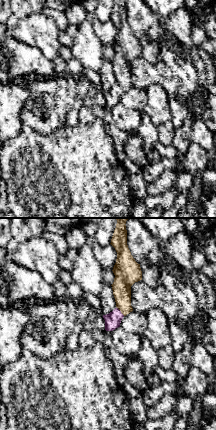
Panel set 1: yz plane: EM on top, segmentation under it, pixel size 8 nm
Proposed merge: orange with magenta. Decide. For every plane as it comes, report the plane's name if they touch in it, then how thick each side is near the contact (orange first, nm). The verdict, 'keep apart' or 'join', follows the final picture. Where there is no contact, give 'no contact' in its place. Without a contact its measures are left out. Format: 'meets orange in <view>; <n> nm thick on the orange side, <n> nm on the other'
meets orange in yz; 150 nm thick on the orange side, 130 nm on the other

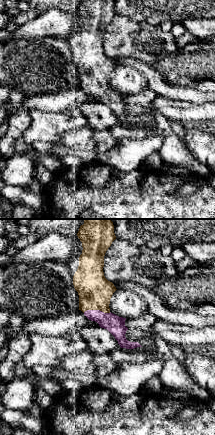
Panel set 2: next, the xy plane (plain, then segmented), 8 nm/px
meets orange in xy; 280 nm thick on the orange side, 150 nm on the other

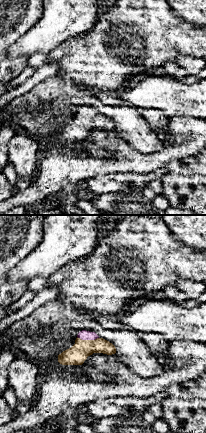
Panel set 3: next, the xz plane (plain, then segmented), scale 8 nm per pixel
meets orange in xz; 160 nm thick on the orange side, 80 nm on the other

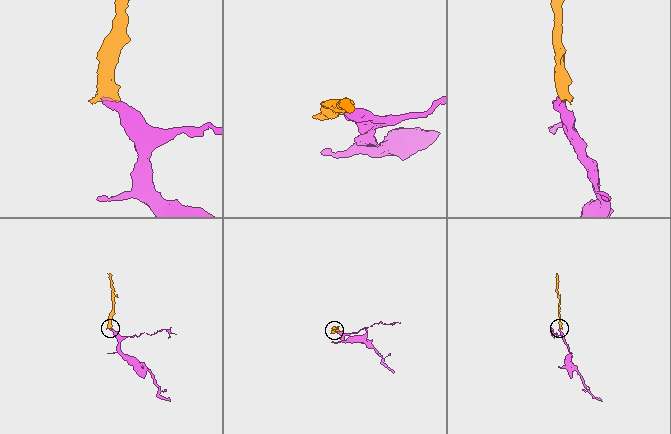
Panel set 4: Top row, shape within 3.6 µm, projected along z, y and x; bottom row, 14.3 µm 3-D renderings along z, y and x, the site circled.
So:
join

